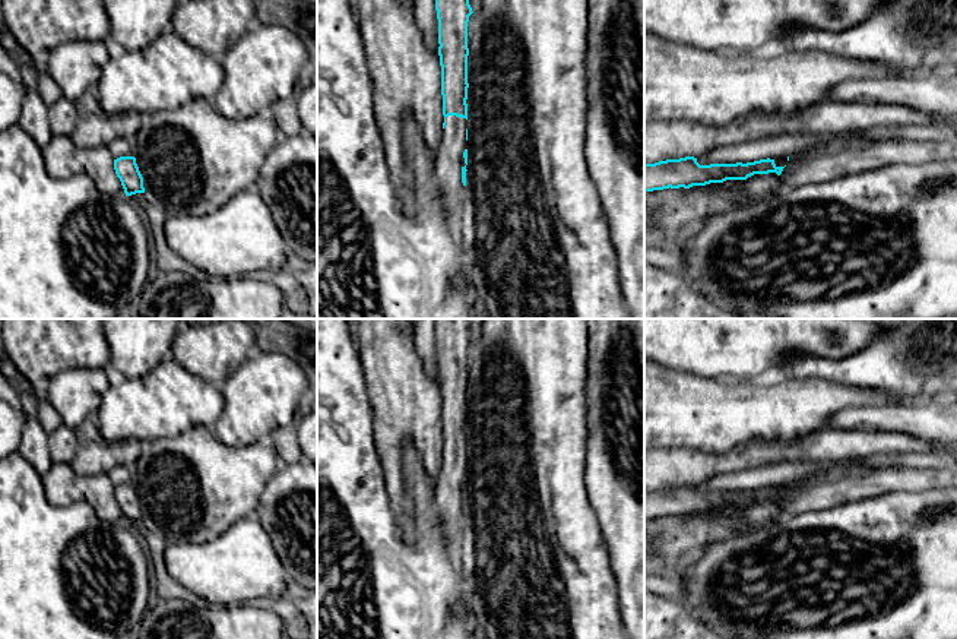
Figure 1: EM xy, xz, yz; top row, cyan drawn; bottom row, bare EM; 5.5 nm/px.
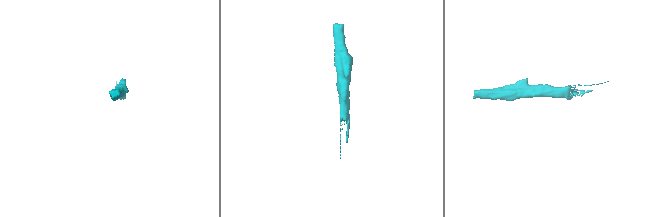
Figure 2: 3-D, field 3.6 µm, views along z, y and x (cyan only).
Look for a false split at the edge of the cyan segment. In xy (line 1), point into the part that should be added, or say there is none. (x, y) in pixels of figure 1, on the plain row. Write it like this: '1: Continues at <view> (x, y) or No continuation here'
1: No continuation here

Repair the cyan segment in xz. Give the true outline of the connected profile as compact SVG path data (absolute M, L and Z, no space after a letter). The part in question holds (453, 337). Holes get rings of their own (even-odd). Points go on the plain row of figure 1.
M435 319L444 450L434 503L453 556L460 556L466 534L469 328L470 319Z

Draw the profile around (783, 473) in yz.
M779 462L760 468L742 469L738 472L717 474L706 483L697 485L700 493L754 490L760 487L788 485L799 478L814 475L830 465L823 462Z

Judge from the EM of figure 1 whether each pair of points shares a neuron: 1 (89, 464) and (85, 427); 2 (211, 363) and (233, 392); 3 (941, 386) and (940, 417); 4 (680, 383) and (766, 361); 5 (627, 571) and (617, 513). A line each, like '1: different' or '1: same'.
1: same
2: different
3: different
4: different
5: same

